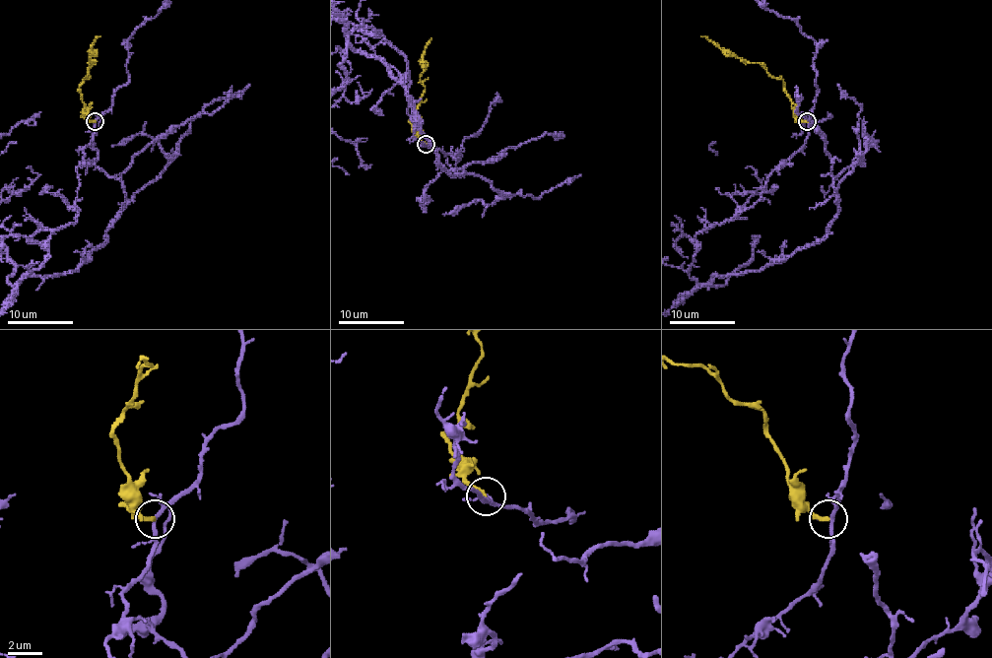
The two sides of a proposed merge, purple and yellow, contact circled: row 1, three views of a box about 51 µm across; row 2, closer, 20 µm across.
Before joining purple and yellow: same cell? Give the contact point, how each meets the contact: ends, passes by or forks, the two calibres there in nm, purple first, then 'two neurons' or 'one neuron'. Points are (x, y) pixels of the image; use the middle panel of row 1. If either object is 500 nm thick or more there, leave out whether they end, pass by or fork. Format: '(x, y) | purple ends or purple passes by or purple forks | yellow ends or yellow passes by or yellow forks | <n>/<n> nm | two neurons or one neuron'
(426, 144) | purple forks | yellow ends | 190/220 nm | two neurons

